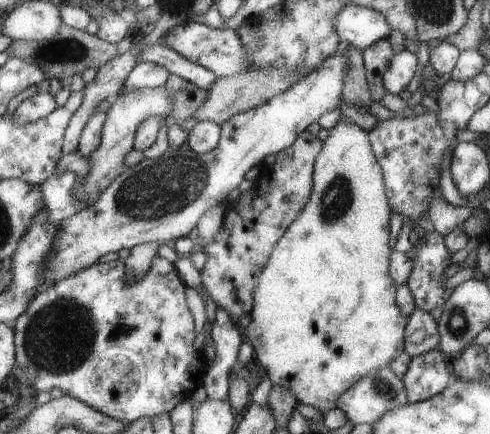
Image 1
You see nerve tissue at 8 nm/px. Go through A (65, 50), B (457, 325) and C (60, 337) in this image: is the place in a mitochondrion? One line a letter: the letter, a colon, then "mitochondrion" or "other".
A: mitochondrion
B: mitochondrion
C: mitochondrion

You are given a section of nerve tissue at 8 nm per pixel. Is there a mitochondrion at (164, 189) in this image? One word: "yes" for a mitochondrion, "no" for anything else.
yes

